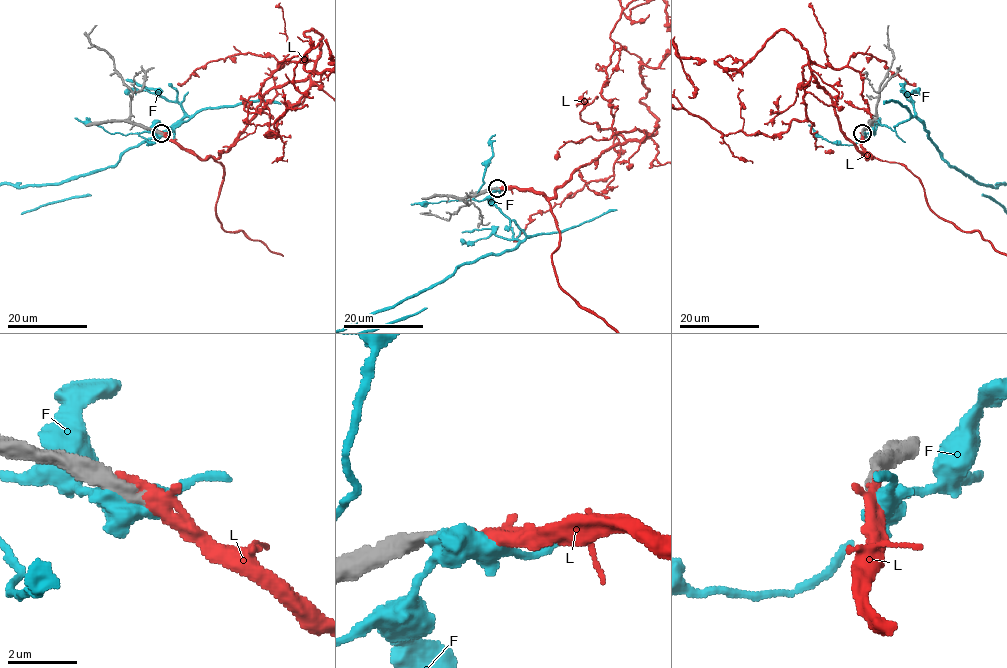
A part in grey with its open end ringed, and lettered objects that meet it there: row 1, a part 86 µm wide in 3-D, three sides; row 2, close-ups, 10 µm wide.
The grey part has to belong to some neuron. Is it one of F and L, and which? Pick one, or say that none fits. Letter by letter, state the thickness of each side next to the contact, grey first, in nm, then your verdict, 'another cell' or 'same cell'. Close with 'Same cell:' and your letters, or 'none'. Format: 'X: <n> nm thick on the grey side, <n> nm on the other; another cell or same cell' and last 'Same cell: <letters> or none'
F: 440 nm thick on the grey side, 500 nm on the other; another cell
L: 440 nm thick on the grey side, 380 nm on the other; same cell
Same cell: L

